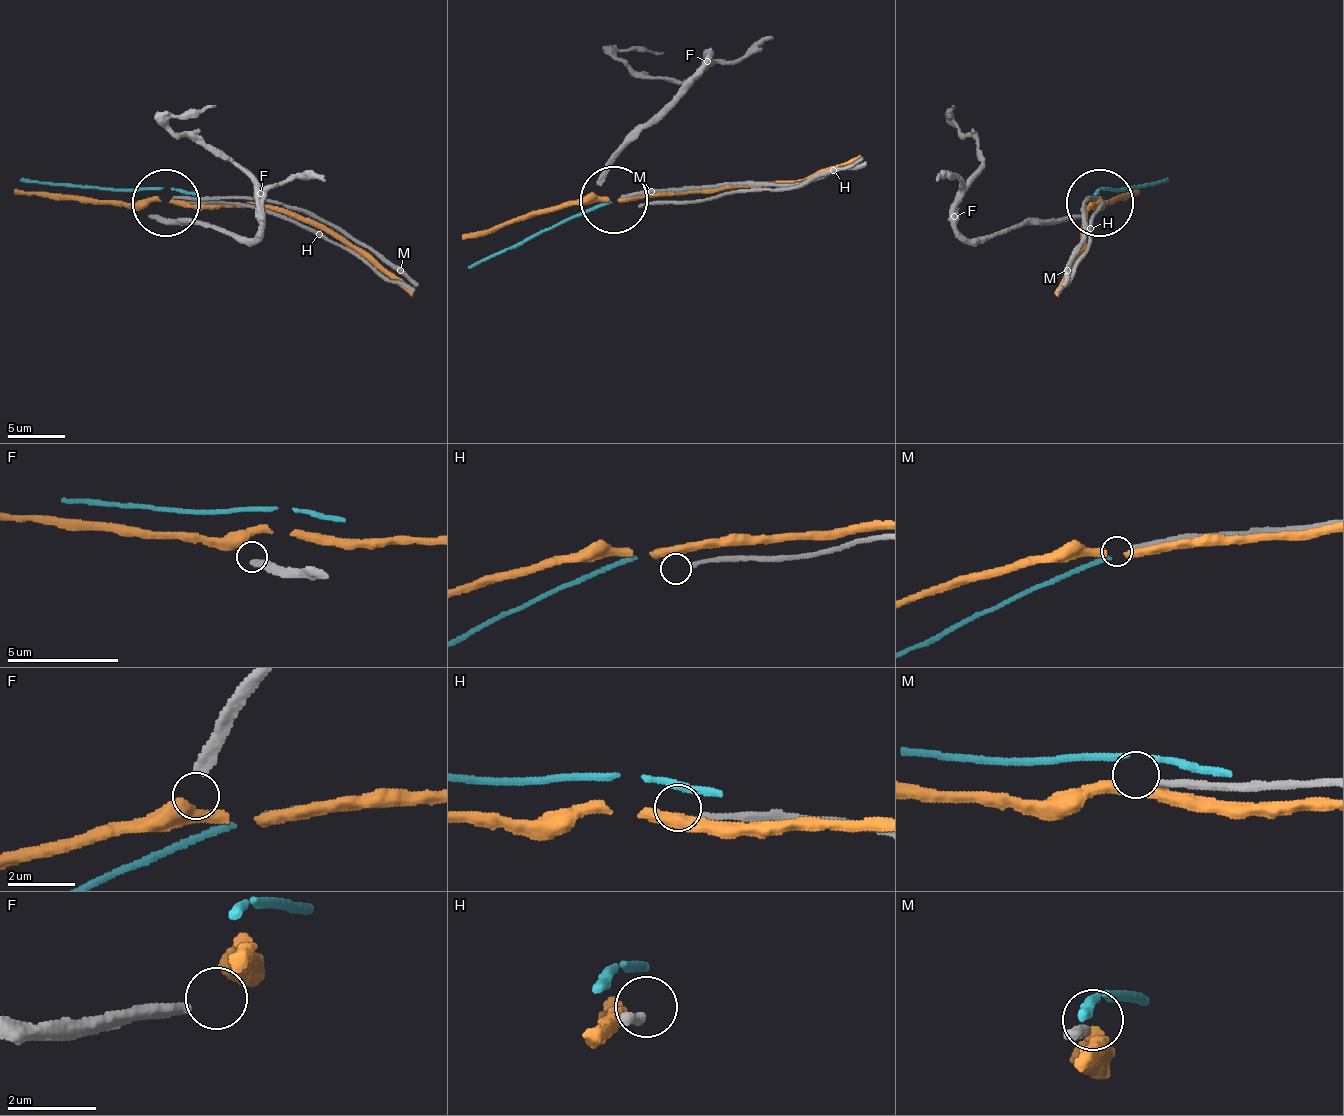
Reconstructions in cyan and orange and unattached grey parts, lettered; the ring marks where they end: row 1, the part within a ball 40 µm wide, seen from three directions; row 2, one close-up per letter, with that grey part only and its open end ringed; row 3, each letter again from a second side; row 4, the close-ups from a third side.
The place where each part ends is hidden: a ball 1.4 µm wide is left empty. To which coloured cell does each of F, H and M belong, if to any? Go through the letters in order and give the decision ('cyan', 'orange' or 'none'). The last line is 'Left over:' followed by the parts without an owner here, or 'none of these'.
F: none
H: none
M: none
Left over: F, H, M

